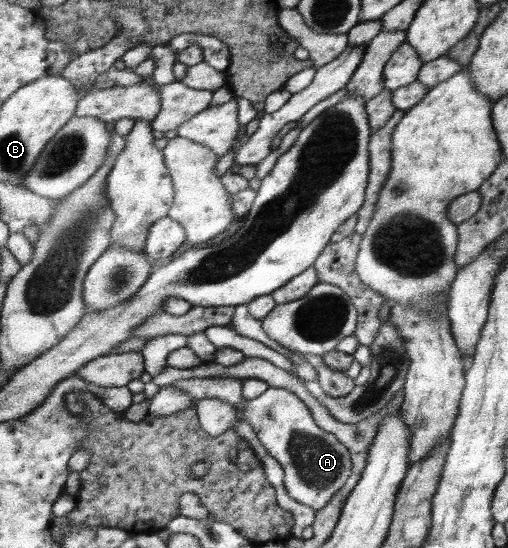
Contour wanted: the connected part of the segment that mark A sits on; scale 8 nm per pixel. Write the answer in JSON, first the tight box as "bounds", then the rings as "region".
{"bounds":[174,377,352,509],"region":[[[232,377],[183,380],[174,385],[195,398],[221,398],[238,408],[241,420],[250,422],[261,442],[285,467],[285,486],[303,504],[324,509],[351,478],[352,452],[335,434],[319,426],[308,403],[286,388],[270,387],[259,398],[240,397],[239,382]]]}

